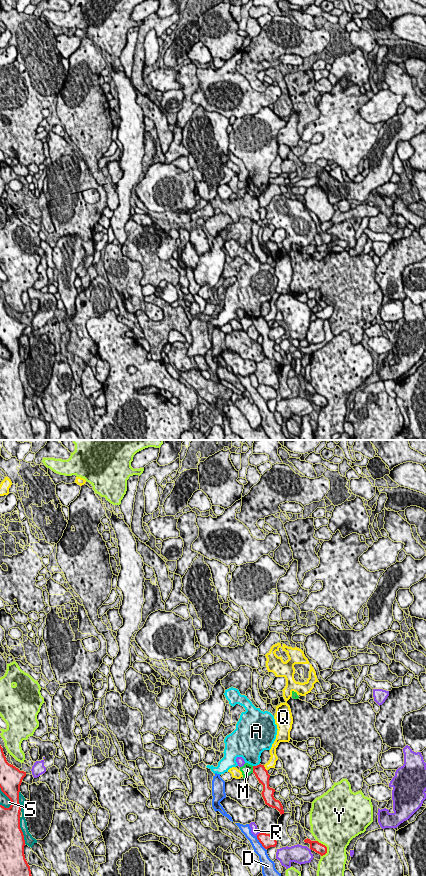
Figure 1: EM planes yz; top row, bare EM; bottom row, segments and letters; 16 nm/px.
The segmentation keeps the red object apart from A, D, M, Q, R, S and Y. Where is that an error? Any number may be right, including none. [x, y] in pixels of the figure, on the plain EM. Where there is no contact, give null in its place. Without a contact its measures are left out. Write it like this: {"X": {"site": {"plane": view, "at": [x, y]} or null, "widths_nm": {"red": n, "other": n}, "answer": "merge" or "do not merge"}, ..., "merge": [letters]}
{"A": {"site": {"plane": "yz", "at": [257, 317]}, "widths_nm": {"red": 200, "other": 320}, "answer": "do not merge"}, "D": {"site": {"plane": "yz", "at": [260, 394]}, "widths_nm": {"red": 220, "other": 160}, "answer": "do not merge"}, "M": {"site": {"plane": "yz", "at": [253, 321]}, "widths_nm": {"red": 200, "other": 180}, "answer": "do not merge"}, "Q": {"site": {"plane": "yz", "at": [264, 320]}, "widths_nm": {"red": 200, "other": 130}, "answer": "do not merge"}, "R": {"site": {"plane": "yz", "at": [258, 386]}, "widths_nm": {"red": 220, "other": 130}, "answer": "do not merge"}, "S": {"site": {"plane": "yz", "at": [8, 349]}, "widths_nm": {"red": 340, "other": 160}, "answer": "do not merge"}, "Y": {"site": {"plane": "yz", "at": [326, 399]}, "widths_nm": {"red": 170, "other": 480}, "answer": "do not merge"}, "merge": []}

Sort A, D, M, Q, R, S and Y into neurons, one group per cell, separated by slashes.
A / D / M / Q / R / S / Y

